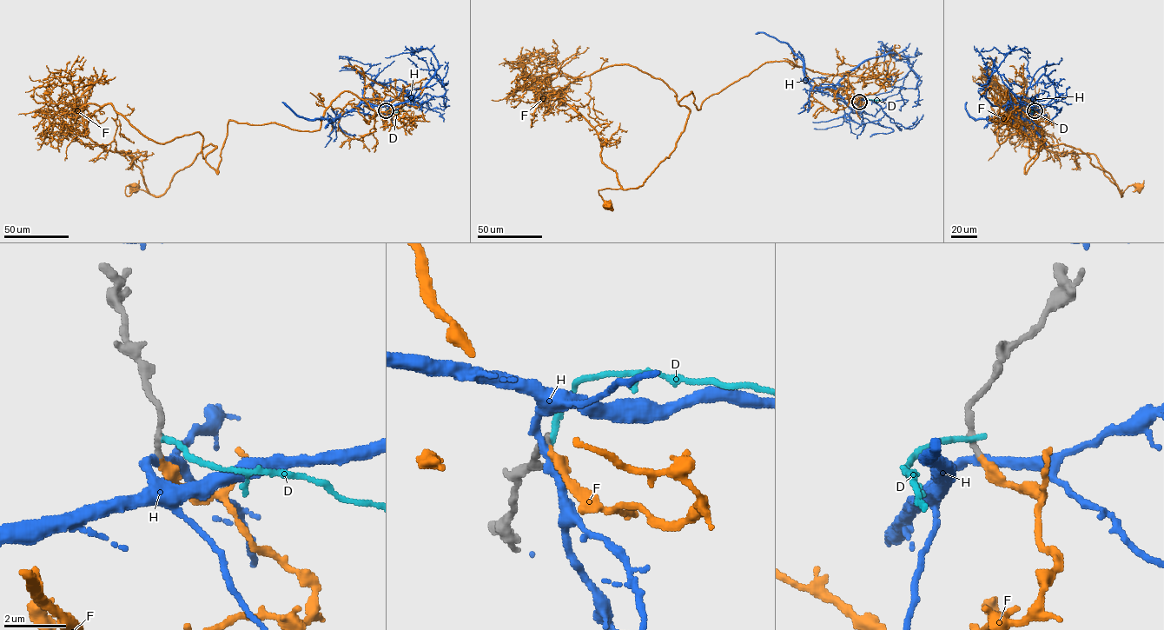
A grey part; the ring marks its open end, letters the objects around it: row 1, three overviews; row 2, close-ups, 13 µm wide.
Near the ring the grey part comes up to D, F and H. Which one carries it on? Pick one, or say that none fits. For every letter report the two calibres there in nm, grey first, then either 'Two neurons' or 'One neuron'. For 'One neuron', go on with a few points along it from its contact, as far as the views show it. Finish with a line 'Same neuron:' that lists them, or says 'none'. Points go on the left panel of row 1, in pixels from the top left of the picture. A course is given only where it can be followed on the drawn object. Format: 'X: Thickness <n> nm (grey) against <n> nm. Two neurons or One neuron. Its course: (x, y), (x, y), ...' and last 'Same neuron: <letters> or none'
D: Thickness 240 nm (grey) against 200 nm. Two neurons
F: Thickness 190 nm (grey) against 300 nm. One neuron. Its course: (386, 110), (343, 91), (319, 129), (229, 121), (217, 173), (209, 143), (162, 195), (127, 195), (133, 187)
H: Thickness 190 nm (grey) against 280 nm. Two neurons
Same neuron: F

